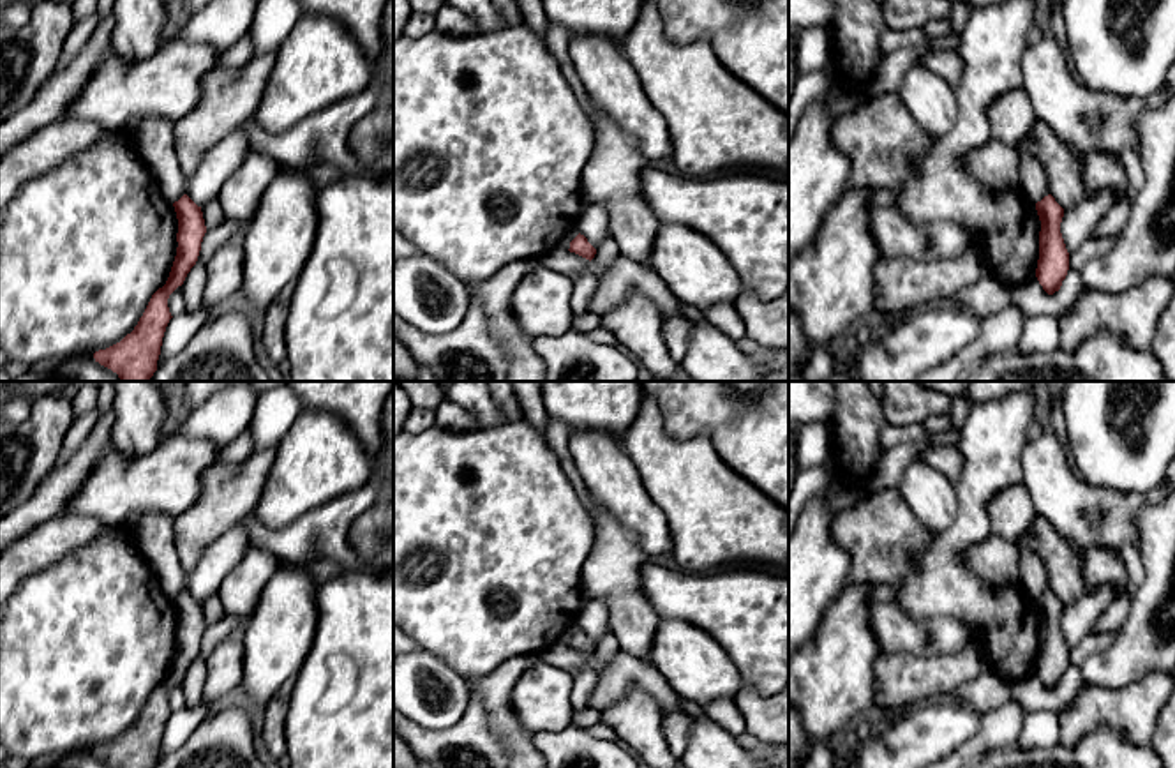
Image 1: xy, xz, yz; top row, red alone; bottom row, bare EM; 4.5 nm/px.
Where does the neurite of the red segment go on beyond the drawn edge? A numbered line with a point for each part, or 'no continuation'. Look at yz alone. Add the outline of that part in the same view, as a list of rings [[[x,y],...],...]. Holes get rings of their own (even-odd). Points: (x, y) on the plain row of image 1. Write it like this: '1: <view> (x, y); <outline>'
no continuation

